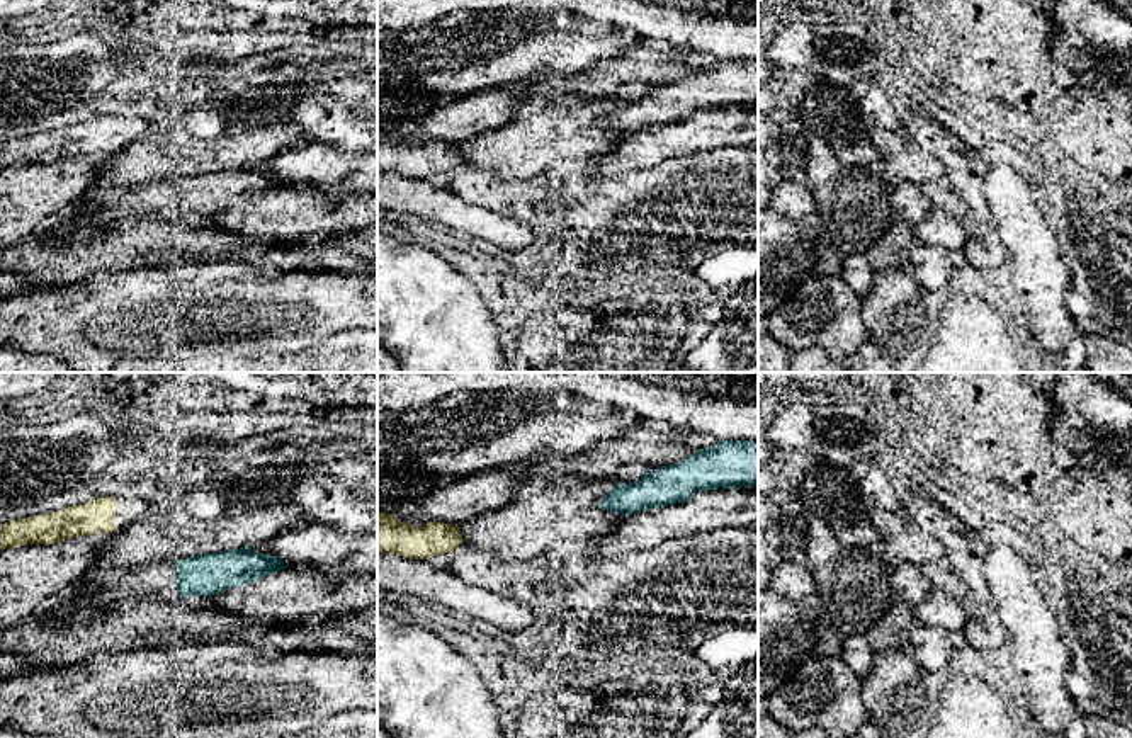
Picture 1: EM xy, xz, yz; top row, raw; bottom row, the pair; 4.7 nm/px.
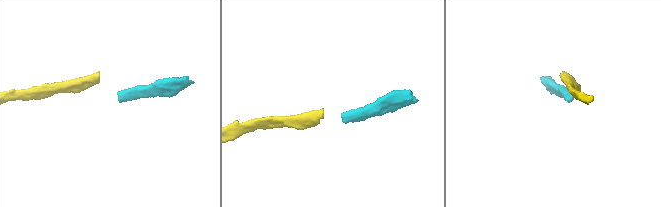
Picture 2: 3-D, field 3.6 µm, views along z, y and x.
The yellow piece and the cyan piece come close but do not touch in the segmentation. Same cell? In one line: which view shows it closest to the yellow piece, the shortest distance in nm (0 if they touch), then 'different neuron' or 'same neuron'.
nearest in xy; 320 nm apart; different neuron

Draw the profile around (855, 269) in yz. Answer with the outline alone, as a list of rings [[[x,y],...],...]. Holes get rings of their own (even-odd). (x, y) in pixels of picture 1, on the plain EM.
[[[853,253],[841,264],[841,277],[862,299],[867,296],[874,284],[874,274],[875,270],[862,253]]]

